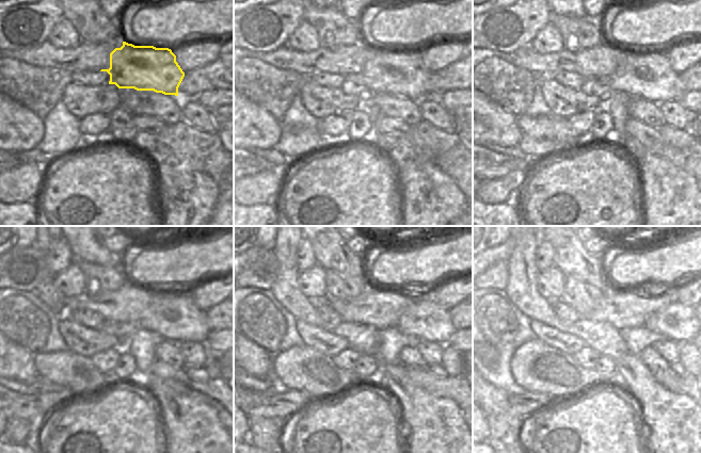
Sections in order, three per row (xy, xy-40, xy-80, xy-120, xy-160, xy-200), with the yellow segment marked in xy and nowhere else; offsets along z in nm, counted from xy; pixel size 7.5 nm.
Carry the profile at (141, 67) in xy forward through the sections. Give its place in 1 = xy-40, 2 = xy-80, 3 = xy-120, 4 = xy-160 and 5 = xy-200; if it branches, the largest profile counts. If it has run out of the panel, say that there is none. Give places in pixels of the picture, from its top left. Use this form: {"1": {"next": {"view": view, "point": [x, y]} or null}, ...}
{"1": {"next": {"view": "xy-40", "point": [391, 71]}}, "2": {"next": {"view": "xy-80", "point": [649, 76]}}, "3": {"next": {"view": "xy-120", "point": [173, 314]}}, "4": {"next": {"view": "xy-160", "point": [426, 320]}}, "5": {"next": {"view": "xy-200", "point": [678, 322]}}}

